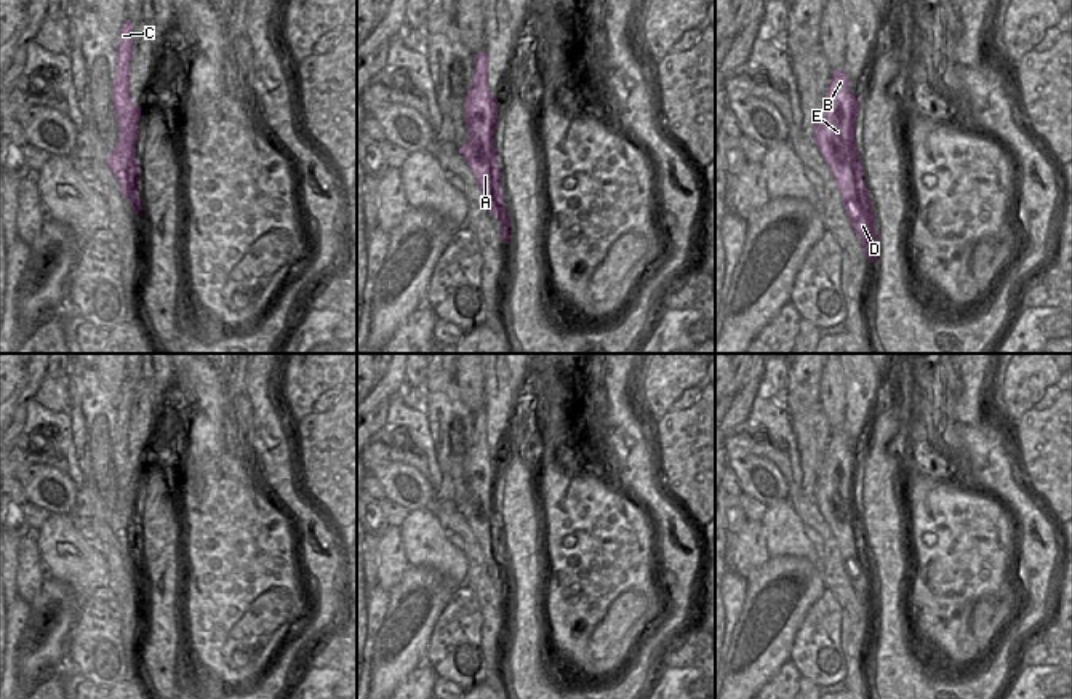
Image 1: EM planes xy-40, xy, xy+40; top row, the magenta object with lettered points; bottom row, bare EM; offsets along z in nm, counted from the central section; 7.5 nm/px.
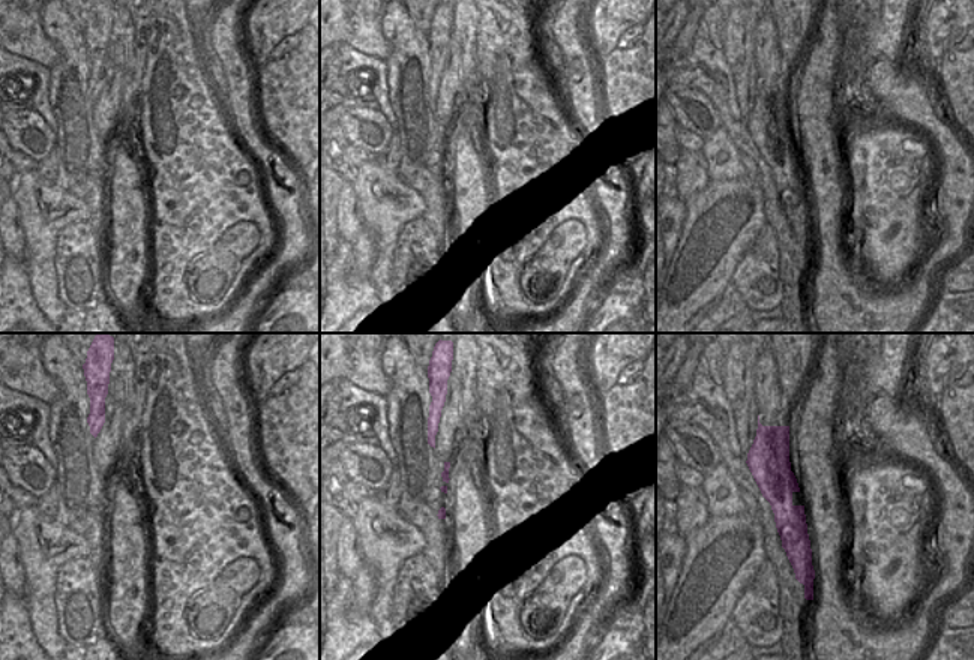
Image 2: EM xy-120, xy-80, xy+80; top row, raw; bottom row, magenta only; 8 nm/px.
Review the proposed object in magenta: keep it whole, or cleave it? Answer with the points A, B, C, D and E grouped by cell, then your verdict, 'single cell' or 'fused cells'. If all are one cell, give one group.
A B C D E; single cell

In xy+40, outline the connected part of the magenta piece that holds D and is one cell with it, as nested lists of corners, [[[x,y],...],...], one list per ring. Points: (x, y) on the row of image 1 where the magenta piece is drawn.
[[[843,69],[834,70],[813,128],[813,142],[818,146],[837,182],[843,210],[864,246],[864,258],[869,262],[877,262],[875,219],[870,211],[859,149],[854,141],[856,115],[858,94],[850,93],[850,80]]]

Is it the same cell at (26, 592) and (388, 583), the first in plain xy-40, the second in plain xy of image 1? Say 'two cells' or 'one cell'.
one cell

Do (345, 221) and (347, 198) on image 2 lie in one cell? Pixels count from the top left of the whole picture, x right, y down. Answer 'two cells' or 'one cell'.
one cell

